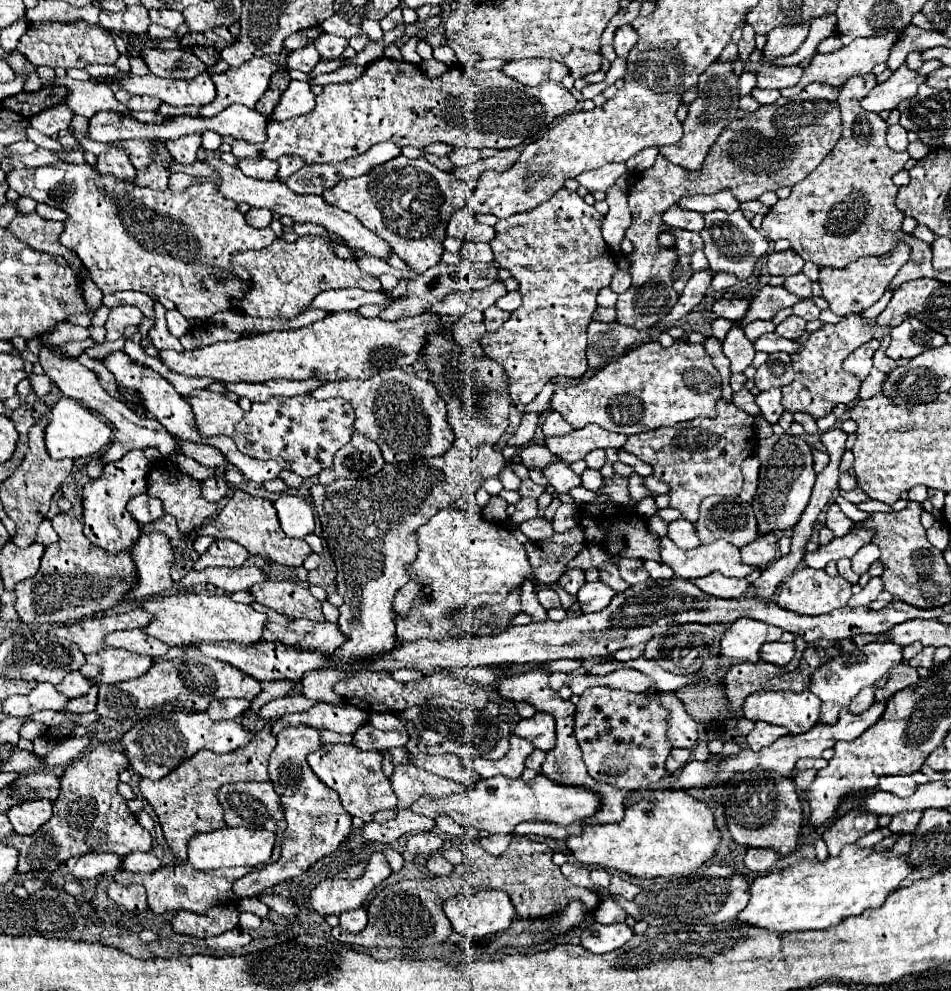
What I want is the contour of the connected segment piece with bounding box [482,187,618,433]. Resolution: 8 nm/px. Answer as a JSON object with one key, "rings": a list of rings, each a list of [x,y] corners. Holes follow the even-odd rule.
{"rings":[[[566,187],[556,193],[550,201],[538,205],[536,209],[530,209],[526,213],[516,213],[508,219],[498,219],[494,225],[496,237],[490,241],[490,247],[494,251],[494,257],[540,257],[540,269],[530,267],[524,263],[510,263],[508,269],[512,277],[520,283],[522,293],[522,305],[512,311],[510,319],[494,333],[486,333],[482,337],[482,349],[484,355],[494,359],[506,369],[508,383],[510,383],[510,425],[506,433],[516,431],[520,425],[520,419],[524,415],[524,407],[534,399],[536,393],[542,391],[542,387],[554,379],[554,377],[582,377],[588,371],[586,363],[586,329],[592,321],[592,313],[596,311],[596,295],[602,287],[608,287],[612,281],[612,275],[618,271],[616,259],[610,253],[608,245],[602,239],[600,233],[602,215],[588,205],[578,193],[570,193]],[[540,315],[540,323],[528,323]]]}

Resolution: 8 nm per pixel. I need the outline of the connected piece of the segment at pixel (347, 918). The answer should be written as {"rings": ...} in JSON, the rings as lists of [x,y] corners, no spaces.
{"rings":[[[360,907],[360,909],[354,909],[354,911],[344,911],[340,915],[340,927],[350,931],[350,933],[360,933],[366,925],[366,911]]]}

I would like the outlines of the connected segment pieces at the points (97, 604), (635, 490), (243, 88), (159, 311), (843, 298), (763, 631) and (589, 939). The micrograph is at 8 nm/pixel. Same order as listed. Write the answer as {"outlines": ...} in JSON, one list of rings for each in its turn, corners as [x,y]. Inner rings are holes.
{"outlines":[[[[58,513],[52,519],[60,541],[48,545],[42,565],[32,579],[20,581],[14,589],[14,609],[22,623],[68,623],[90,617],[92,613],[114,607],[136,583],[136,567],[130,553],[110,555],[94,547],[82,533],[82,523],[70,513]],[[88,543],[88,545],[84,545]]],[[[632,475],[630,477],[630,481],[628,481],[628,491],[630,491],[630,499],[636,503],[636,501],[640,501],[644,495],[648,495],[646,493],[646,489],[642,487],[642,477],[640,475]]],[[[282,51],[278,55],[270,55],[270,57],[254,57],[250,59],[248,63],[244,63],[242,67],[238,69],[228,69],[220,75],[212,75],[212,81],[216,85],[216,99],[210,103],[210,105],[204,105],[200,109],[200,117],[212,117],[212,115],[218,115],[222,109],[230,107],[232,103],[240,103],[240,105],[246,105],[246,107],[254,107],[256,101],[264,95],[264,91],[268,89],[270,85],[270,77],[276,73],[276,71],[286,71],[288,69],[288,63],[286,63],[286,57],[290,55],[290,51]]],[[[156,301],[154,303],[154,311],[156,311],[156,323],[150,327],[150,331],[148,331],[148,337],[152,339],[152,345],[158,349],[158,351],[162,351],[162,349],[176,349],[176,351],[182,351],[182,345],[180,345],[180,341],[176,339],[176,337],[172,337],[170,335],[170,331],[168,331],[168,325],[166,325],[166,307],[160,303],[160,301]]],[[[898,241],[892,251],[888,251],[888,255],[870,255],[870,257],[860,257],[854,263],[850,263],[848,267],[844,267],[844,271],[830,271],[830,267],[822,267],[820,275],[818,275],[818,283],[822,287],[822,295],[824,299],[828,299],[830,309],[844,317],[850,313],[862,313],[864,309],[872,307],[886,291],[888,283],[892,281],[892,277],[898,273],[898,269],[908,261],[908,245],[904,241]]],[[[736,619],[728,625],[720,641],[720,653],[738,661],[760,661],[760,647],[778,641],[784,631],[756,619]]],[[[594,923],[590,925],[582,935],[582,945],[596,953],[596,955],[602,955],[602,953],[610,953],[618,947],[622,947],[626,941],[630,941],[634,937],[632,929],[628,923],[612,923],[612,925],[600,925],[600,923]]]]}

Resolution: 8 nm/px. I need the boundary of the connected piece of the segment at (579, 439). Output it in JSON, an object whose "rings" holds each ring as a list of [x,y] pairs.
{"rings":[[[588,425],[584,429],[574,429],[564,437],[546,437],[546,445],[556,453],[564,463],[574,463],[584,459],[592,449],[620,449],[628,437],[620,433],[610,433],[602,427]]]}

